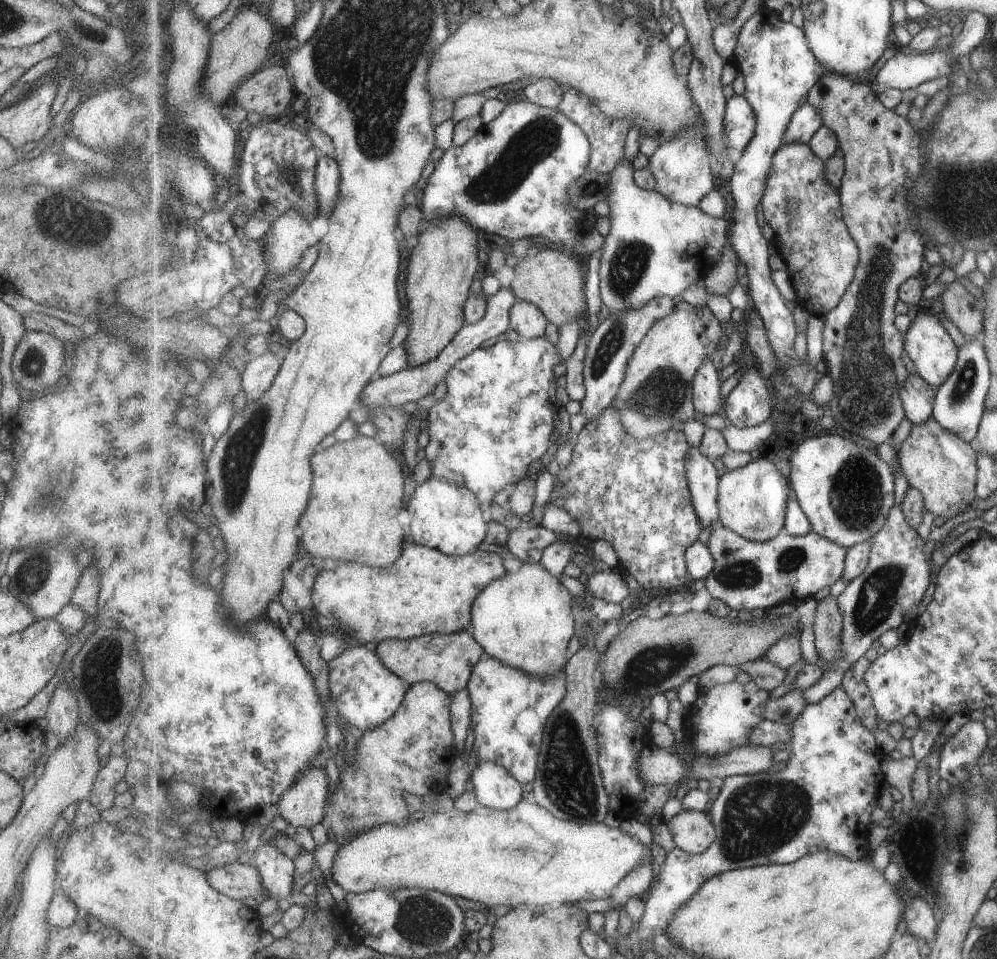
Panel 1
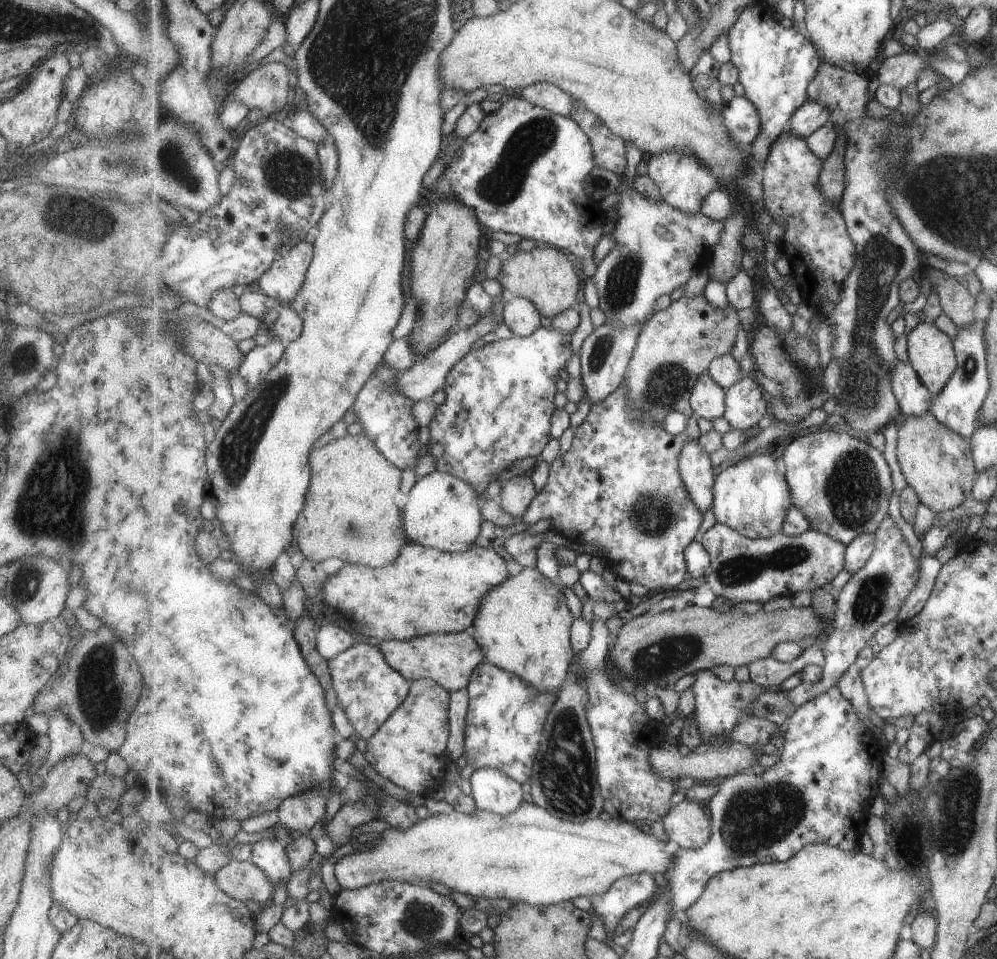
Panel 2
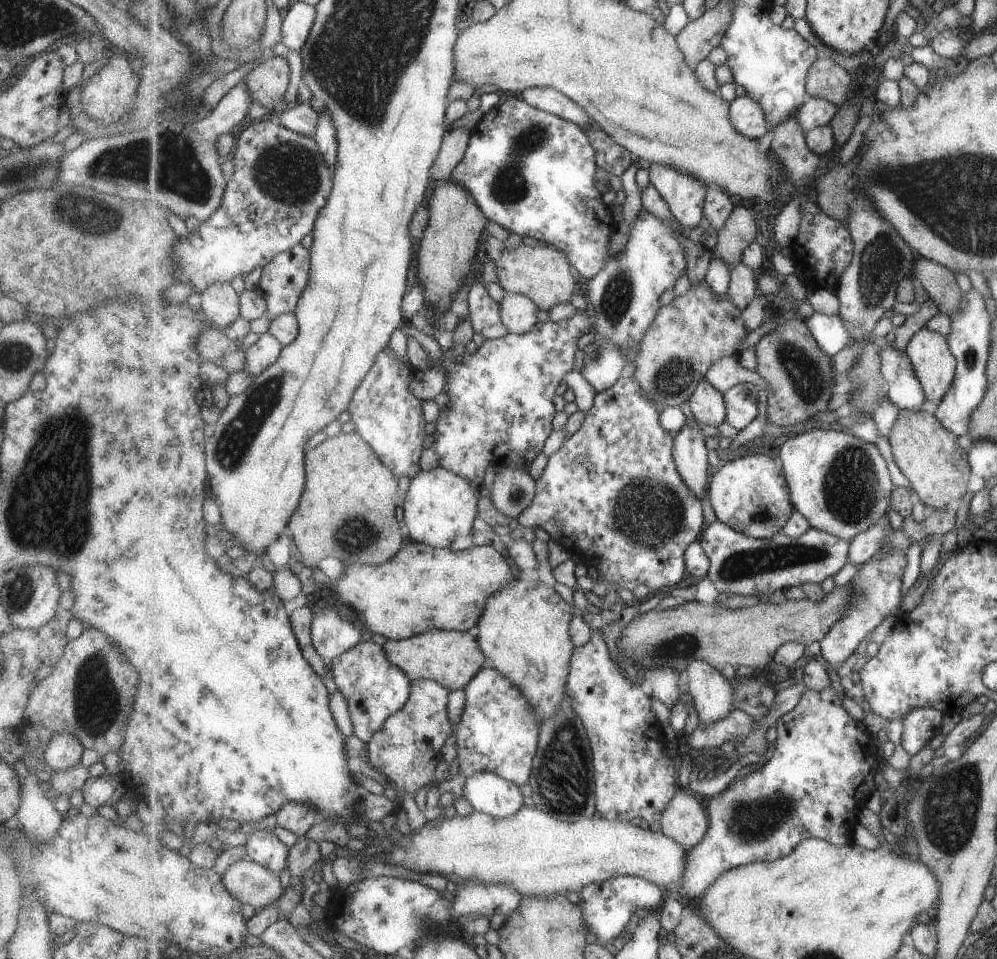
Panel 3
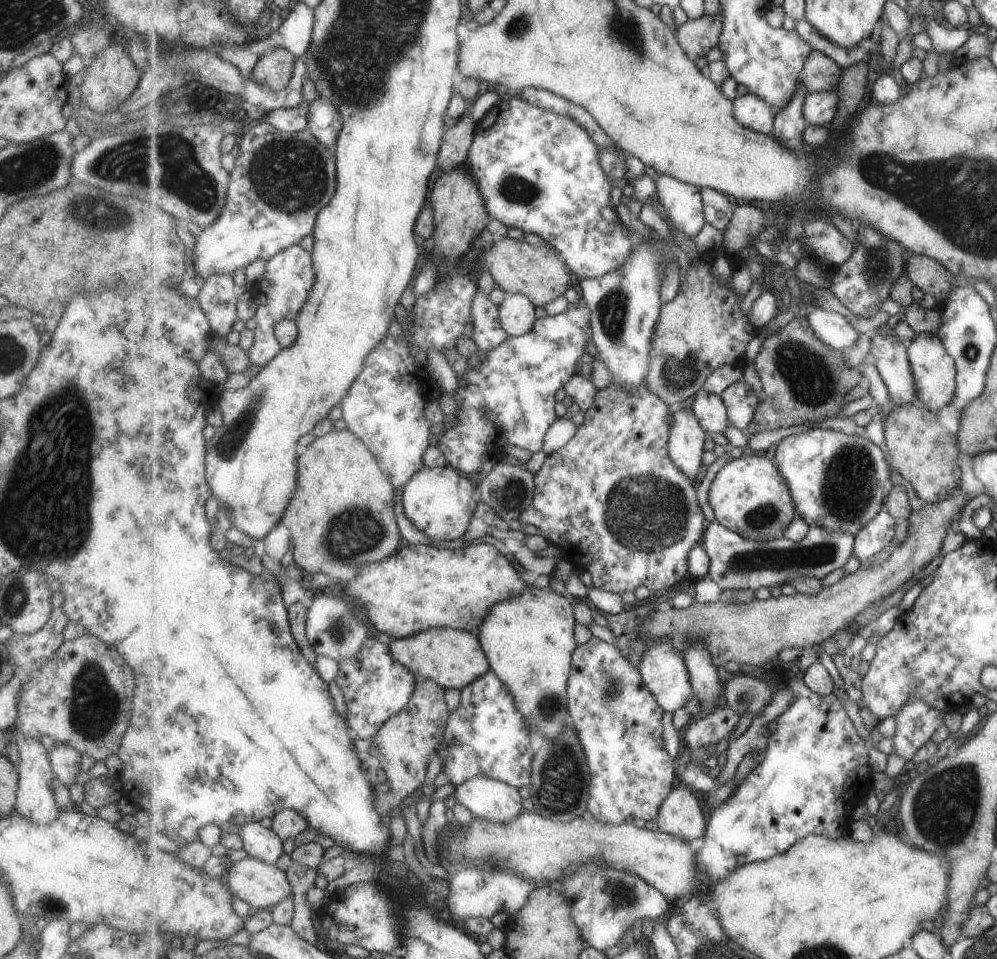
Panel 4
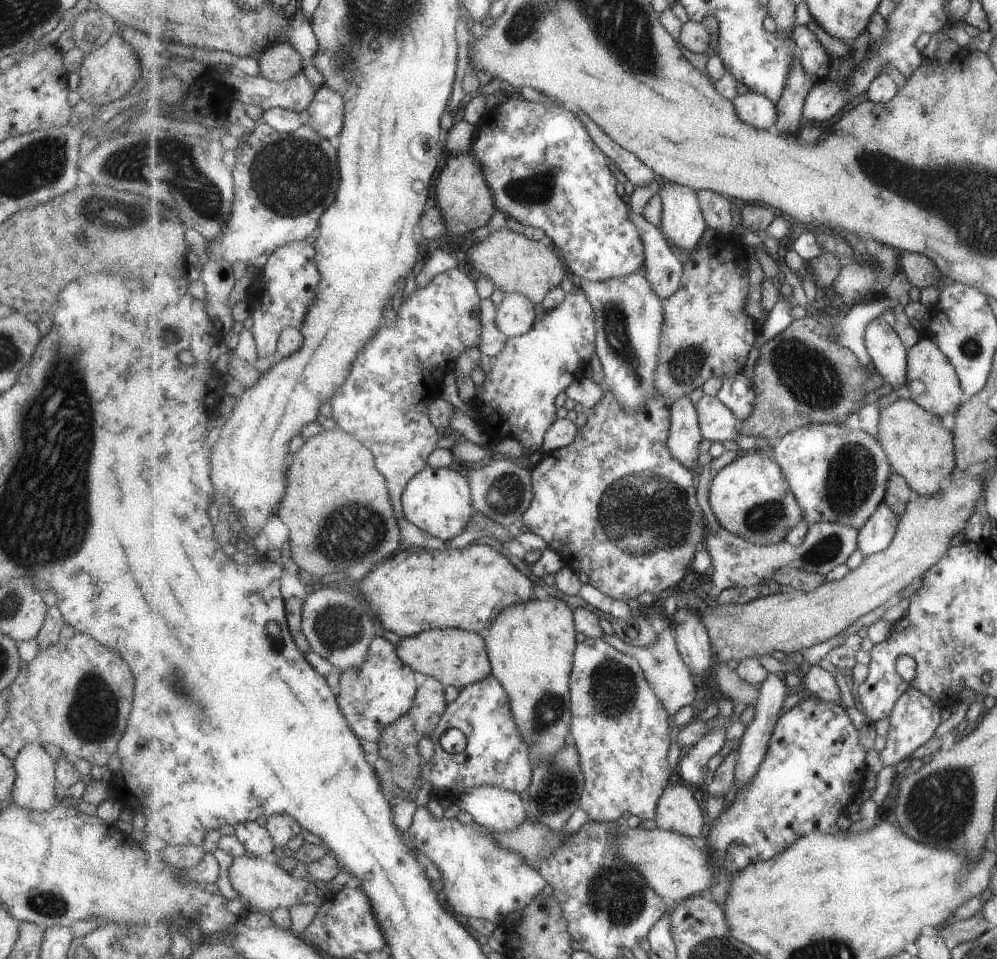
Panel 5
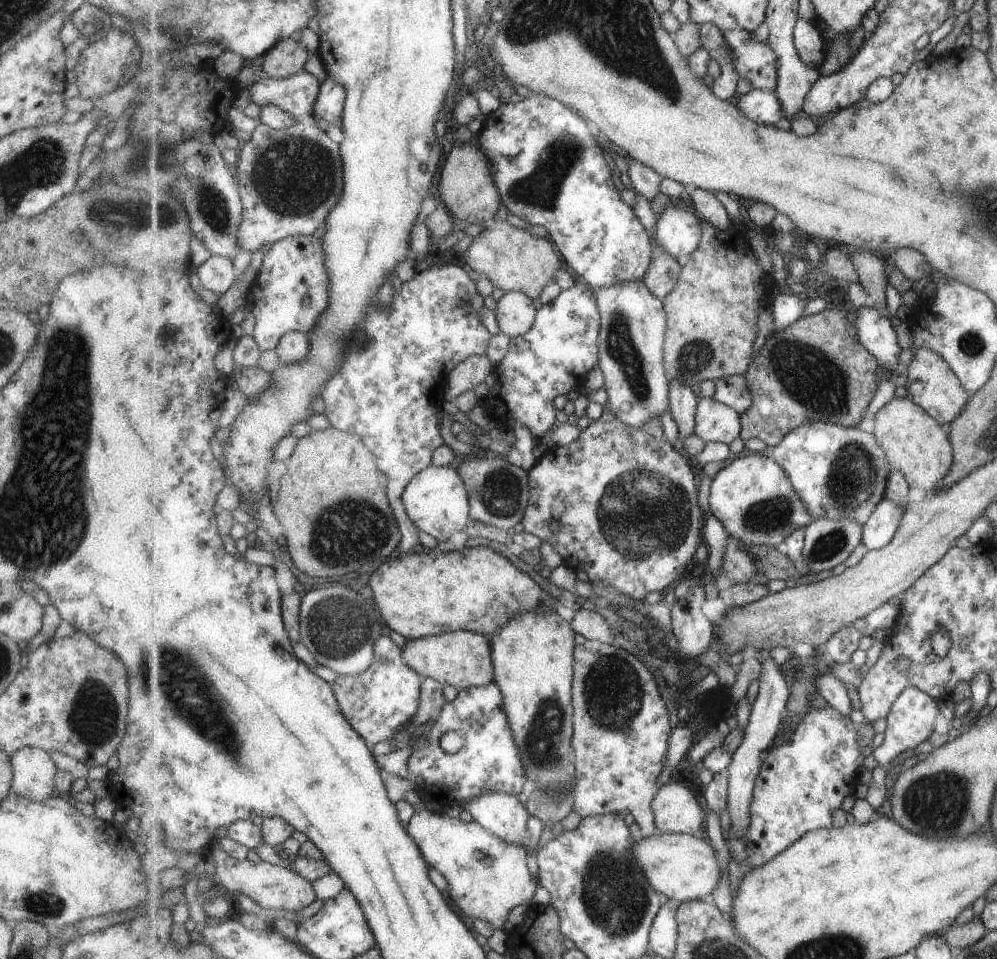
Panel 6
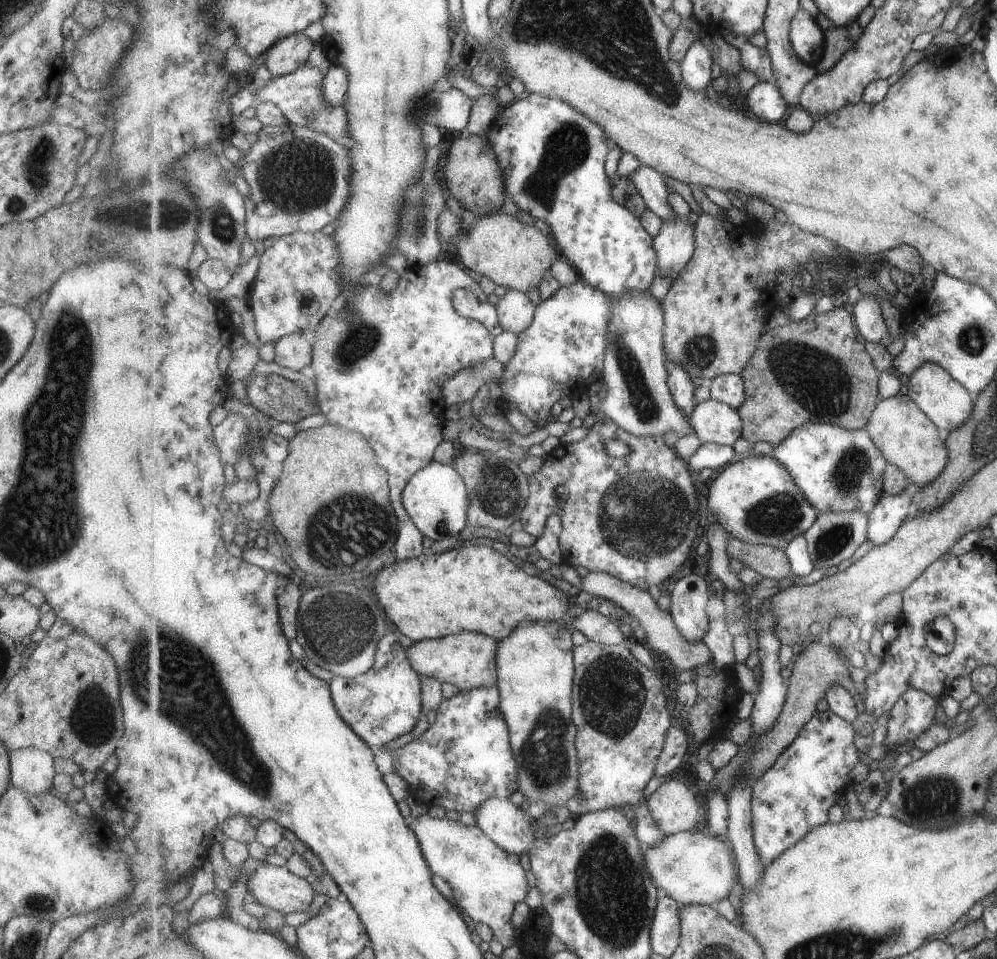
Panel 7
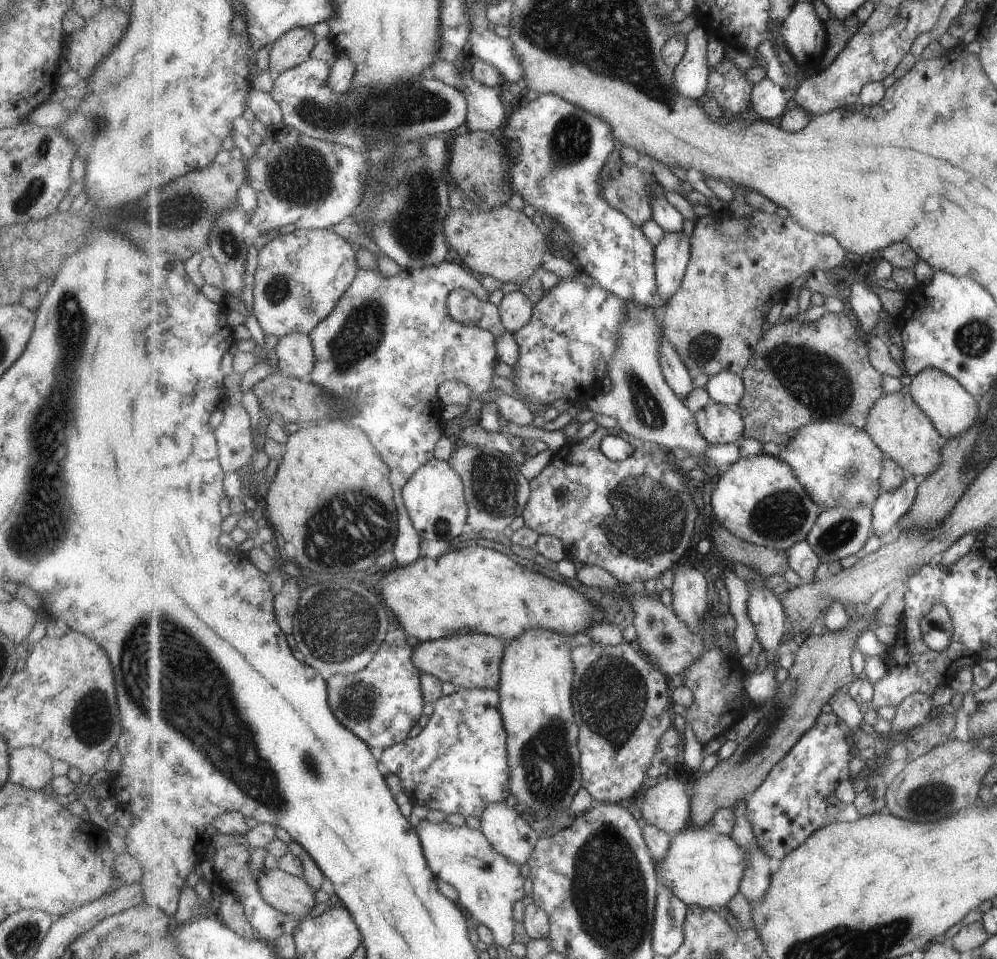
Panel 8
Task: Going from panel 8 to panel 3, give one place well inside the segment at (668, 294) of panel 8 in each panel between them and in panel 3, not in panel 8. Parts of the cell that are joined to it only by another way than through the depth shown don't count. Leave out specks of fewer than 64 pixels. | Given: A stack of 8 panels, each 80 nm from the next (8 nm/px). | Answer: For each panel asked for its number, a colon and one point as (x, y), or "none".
3: (685, 195)
4: (684, 203)
5: (683, 223)
6: (679, 230)
7: (676, 243)

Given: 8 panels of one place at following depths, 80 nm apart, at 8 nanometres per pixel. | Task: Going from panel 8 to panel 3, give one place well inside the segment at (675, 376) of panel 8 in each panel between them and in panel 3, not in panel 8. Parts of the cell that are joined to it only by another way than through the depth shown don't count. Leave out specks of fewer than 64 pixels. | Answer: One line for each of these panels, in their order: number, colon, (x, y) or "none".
3: (692, 456)
4: (687, 439)
5: (685, 435)
6: (683, 403)
7: (684, 392)

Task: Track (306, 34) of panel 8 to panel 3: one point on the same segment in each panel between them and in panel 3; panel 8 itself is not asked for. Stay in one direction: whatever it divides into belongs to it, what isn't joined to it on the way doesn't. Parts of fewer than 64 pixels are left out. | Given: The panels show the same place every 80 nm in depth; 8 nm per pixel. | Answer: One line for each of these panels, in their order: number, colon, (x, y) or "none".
3: (269, 81)
4: (274, 69)
5: (281, 61)
6: (288, 56)
7: (285, 57)

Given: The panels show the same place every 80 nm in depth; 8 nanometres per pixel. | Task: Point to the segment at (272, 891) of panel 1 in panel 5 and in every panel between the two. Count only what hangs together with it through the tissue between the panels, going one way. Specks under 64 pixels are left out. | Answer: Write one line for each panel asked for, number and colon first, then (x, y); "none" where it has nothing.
2: (270, 854)
3: (263, 846)
4: (264, 844)
5: (258, 840)

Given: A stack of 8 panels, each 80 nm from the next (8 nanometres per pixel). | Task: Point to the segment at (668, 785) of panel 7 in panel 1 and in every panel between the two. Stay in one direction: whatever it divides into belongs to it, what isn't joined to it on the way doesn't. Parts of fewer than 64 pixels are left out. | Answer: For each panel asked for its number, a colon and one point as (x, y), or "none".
1: (693, 831)
2: (687, 825)
3: (685, 820)
4: (681, 814)
5: (678, 811)
6: (677, 809)

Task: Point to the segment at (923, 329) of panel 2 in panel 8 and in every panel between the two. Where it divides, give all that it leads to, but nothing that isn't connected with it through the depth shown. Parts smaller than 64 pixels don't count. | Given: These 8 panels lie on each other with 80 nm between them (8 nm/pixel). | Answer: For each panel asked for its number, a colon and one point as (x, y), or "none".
3: (934, 364)
4: (934, 369)
5: (927, 362)
6: (943, 396)
7: (932, 386)
8: (953, 411)

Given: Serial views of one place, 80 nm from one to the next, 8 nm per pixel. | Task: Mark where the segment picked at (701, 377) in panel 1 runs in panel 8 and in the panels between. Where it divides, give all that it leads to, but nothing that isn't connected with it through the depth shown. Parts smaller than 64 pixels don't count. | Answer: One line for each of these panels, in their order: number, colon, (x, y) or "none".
2: (708, 401)
3: (708, 405)
4: (711, 410)
5: (718, 423)
6: (715, 421)
7: (713, 422)
8: (719, 423)

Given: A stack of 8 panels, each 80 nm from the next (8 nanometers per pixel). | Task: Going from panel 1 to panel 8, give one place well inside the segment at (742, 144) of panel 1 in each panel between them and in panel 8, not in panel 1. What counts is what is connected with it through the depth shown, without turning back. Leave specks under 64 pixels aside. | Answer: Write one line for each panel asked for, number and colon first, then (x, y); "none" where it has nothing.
2: (743, 119)
3: (750, 118)
4: (751, 111)
5: (758, 110)
6: (763, 106)
7: (765, 100)
8: (769, 100)

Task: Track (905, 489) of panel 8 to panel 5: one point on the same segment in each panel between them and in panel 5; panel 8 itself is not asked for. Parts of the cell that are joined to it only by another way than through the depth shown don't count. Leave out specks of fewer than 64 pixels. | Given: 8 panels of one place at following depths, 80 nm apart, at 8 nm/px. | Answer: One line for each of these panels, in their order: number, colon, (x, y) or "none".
5: (880, 530)
6: (879, 530)
7: (890, 513)

